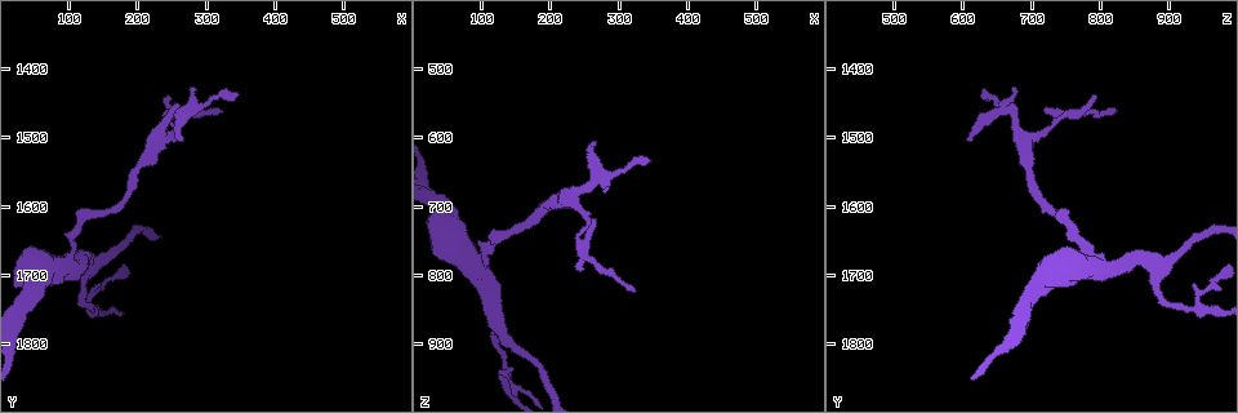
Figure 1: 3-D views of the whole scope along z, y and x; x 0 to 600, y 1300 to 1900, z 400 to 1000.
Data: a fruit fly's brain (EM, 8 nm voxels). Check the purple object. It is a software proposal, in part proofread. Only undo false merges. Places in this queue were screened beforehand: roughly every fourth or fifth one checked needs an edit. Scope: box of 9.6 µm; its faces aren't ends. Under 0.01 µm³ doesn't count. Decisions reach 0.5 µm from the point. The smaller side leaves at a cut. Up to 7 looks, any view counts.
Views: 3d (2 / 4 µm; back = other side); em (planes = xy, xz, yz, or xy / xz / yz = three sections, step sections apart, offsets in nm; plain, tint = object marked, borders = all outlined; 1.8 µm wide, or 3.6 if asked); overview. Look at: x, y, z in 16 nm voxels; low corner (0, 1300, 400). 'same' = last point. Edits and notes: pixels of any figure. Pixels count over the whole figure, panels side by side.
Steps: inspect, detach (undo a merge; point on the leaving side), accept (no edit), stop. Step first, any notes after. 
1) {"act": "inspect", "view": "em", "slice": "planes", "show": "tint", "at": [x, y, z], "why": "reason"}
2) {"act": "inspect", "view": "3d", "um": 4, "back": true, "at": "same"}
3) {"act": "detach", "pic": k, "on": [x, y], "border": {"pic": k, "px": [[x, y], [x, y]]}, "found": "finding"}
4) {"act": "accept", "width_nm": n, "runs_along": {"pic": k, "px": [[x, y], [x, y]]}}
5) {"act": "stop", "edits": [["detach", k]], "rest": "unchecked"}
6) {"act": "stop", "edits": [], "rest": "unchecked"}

{"act": "inspect", "view": "em", "slice": "planes", "show": "tint", "at": [130, 1750, 940], "why": "side arm on a straight run"}

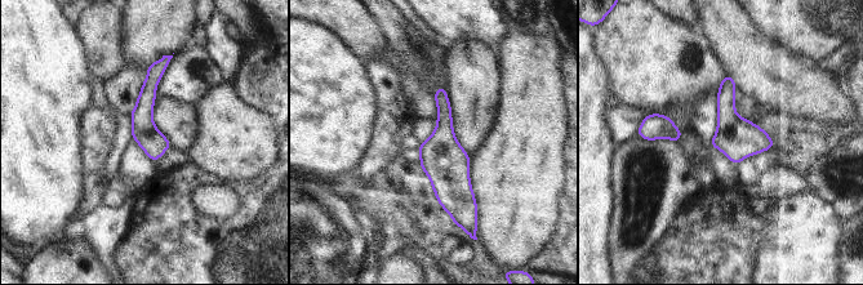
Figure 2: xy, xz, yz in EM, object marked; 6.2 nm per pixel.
{"act": "accept", "runs_along": {"pic": 2, "px": [[440, 90], [444, 161], [461, 213]]}, "found": "continuous, no second cell"}

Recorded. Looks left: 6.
{"act": "inspect", "view": "3d", "um": 4, "at": [85, 1690, 785], "why": "sudden change in width"}

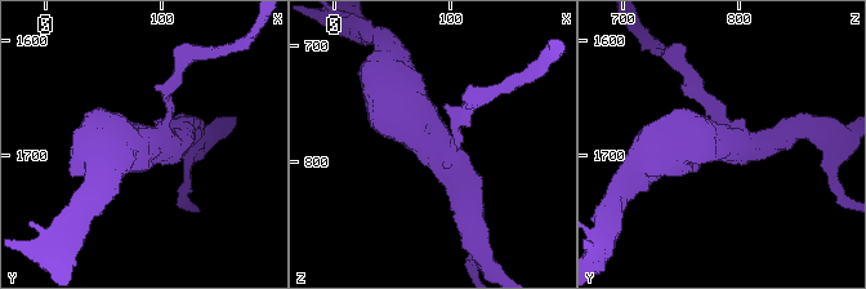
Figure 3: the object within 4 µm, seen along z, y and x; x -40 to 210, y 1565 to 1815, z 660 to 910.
{"act": "inspect", "view": "em", "slice": "planes", "show": "borders", "at": [88, 1688, 784], "why": "need the tissue"}

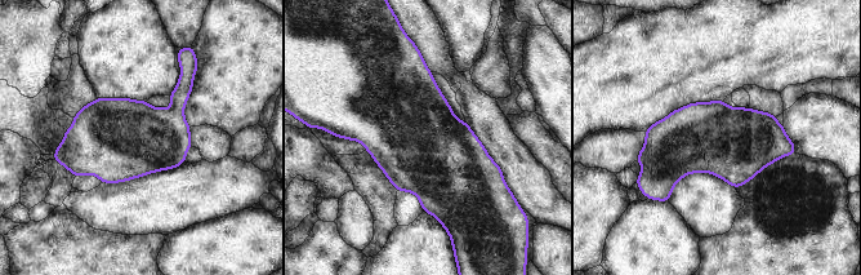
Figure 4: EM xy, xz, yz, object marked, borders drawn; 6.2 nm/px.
{"act": "accept", "found": "one cell here"}

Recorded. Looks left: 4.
{"act": "inspect", "view": "em", "slice": "xy", "step": 8, "show": "tint", "at": [230, 1510, 690], "why": "three arms meet"}

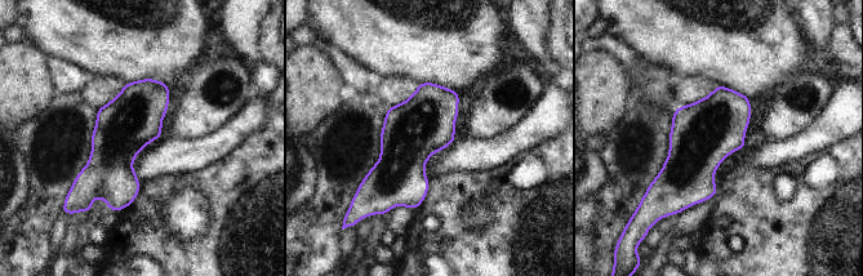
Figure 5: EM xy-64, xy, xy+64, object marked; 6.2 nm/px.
{"act": "inspect", "view": "em", "slice": "planes", "show": "borders", "at": "same"}

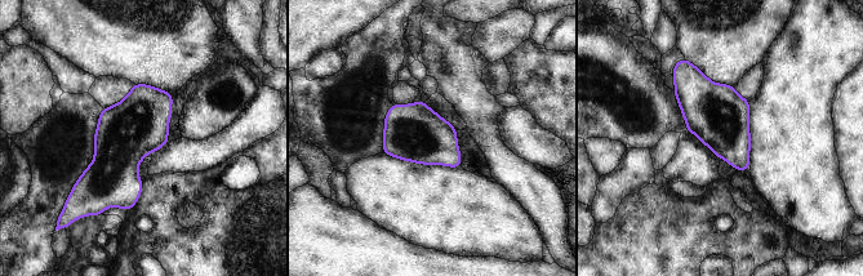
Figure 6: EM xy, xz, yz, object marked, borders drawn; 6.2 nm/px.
{"act": "accept", "found": "one cell here"}

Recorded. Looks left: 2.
{"act": "stop", "edits": [], "rest": "unchecked"}

